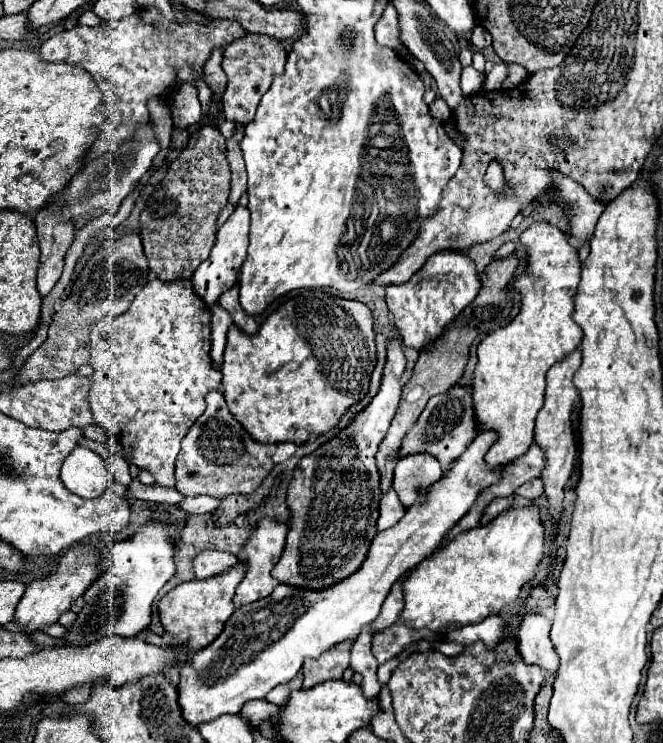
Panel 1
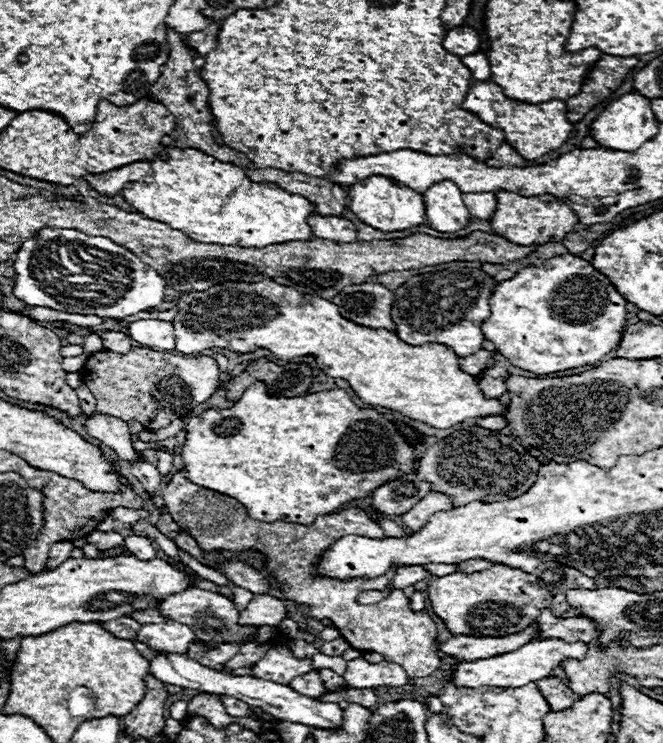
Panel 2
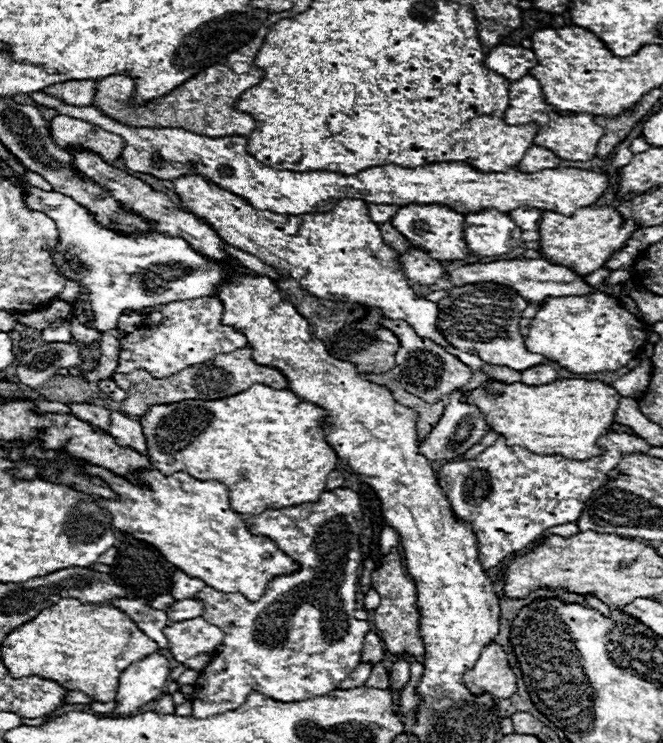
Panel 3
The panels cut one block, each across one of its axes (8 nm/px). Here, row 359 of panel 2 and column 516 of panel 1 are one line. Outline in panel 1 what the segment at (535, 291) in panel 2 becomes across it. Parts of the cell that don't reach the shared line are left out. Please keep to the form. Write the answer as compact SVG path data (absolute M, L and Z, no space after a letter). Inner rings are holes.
M534 502L512 506L490 520L486 526L460 532L406 572L402 580L404 610L400 612L398 622L416 630L428 628L432 632L440 632L448 626L478 624L492 614L500 614L502 610L512 608L514 604L518 604L522 590L528 588L536 578L536 572L544 558L544 532L546 530L540 520L540 506L536 506Z

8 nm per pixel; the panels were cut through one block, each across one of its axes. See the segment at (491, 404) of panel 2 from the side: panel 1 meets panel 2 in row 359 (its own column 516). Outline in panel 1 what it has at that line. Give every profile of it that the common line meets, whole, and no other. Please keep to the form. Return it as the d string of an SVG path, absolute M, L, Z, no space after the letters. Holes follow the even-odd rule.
M536 220L520 234L526 248L526 268L512 288L520 294L522 306L518 316L488 334L478 344L478 366L472 382L474 412L480 428L494 428L500 440L488 450L486 464L508 464L534 442L534 420L544 402L544 376L554 362L578 348L582 328L572 320L572 296L578 286L582 262L578 248L568 242L568 234L546 220Z

